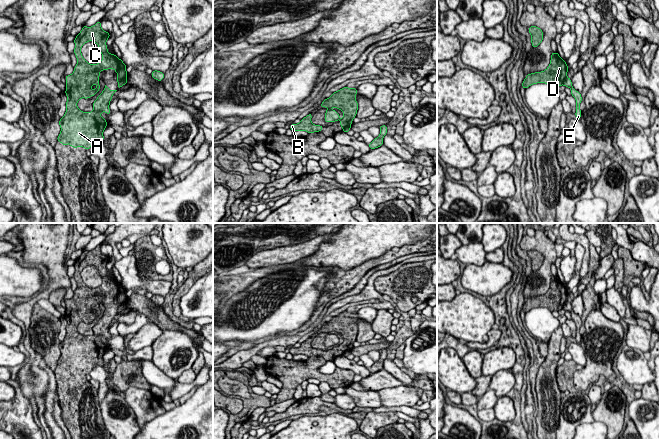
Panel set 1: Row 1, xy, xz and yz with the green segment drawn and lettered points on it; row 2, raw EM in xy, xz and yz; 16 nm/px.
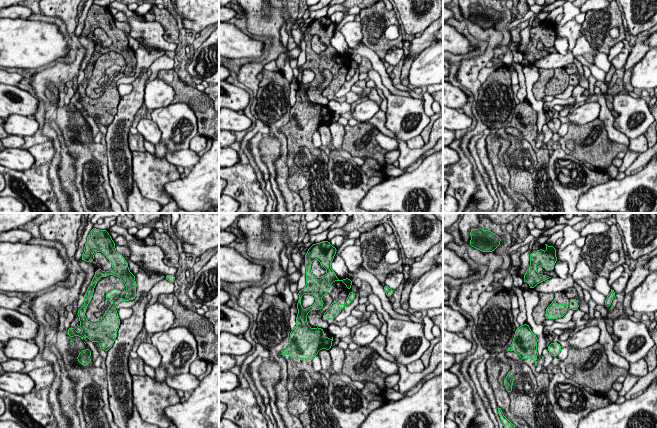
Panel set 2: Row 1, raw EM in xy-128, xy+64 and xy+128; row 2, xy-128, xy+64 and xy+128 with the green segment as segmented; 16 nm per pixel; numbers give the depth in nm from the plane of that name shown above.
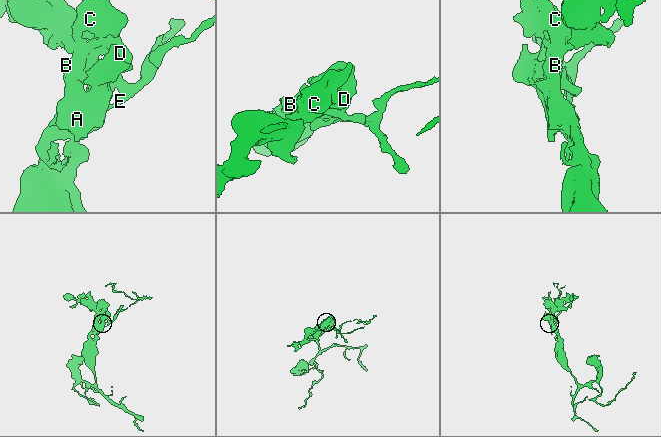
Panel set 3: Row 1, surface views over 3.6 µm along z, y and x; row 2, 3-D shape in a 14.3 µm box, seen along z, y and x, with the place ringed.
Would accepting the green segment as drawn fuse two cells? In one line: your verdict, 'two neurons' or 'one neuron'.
two neurons

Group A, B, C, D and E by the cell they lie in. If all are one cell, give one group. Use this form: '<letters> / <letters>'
A B C D / E

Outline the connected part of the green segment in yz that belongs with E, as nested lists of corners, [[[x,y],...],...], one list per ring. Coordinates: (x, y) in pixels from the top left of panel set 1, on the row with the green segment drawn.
[[[566,77],[563,81],[563,85],[565,87],[569,87],[571,89],[571,95],[575,98],[576,100],[576,113],[575,113],[575,116],[576,116],[576,119],[580,120],[581,118],[581,110],[580,110],[580,103],[582,101],[582,97],[581,97],[581,93],[576,91],[573,86],[572,86],[572,82],[571,82],[571,79]]]

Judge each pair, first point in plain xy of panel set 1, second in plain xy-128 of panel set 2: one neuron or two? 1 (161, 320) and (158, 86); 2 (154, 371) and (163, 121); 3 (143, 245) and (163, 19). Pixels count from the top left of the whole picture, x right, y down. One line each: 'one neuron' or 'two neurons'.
1: two neurons
2: two neurons
3: one neuron

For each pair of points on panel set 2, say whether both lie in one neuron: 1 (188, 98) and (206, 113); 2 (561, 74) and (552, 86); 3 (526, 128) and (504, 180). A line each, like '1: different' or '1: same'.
1: same
2: same
3: different

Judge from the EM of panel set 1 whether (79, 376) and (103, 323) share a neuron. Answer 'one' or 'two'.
one

